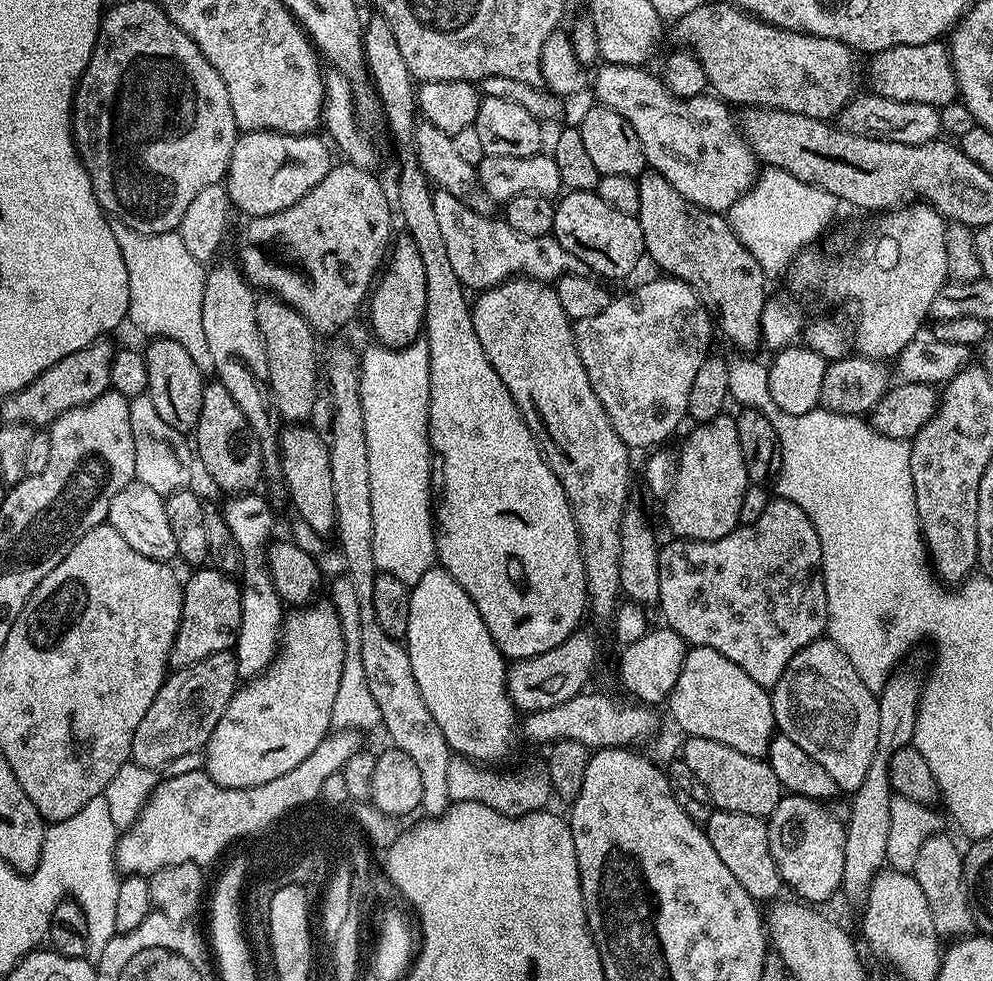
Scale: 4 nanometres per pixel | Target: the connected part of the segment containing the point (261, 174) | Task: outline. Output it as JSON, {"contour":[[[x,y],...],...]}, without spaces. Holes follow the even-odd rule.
{"contour":[[[241,131],[230,154],[226,177],[228,197],[233,207],[245,212],[245,217],[269,216],[286,206],[294,206],[332,169],[334,157],[328,153],[329,145],[319,140],[319,135],[295,136],[285,132]],[[328,147],[328,148],[327,148]]]}

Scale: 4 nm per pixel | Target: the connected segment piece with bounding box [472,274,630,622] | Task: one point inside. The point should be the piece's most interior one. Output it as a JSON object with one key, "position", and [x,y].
{"position":[528,337]}

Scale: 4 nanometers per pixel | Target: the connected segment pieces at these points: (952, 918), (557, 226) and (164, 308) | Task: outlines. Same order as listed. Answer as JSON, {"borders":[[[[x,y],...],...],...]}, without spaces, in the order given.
{"borders":[[[[942,835],[926,838],[910,872],[916,877],[918,886],[922,886],[922,894],[926,894],[936,935],[941,938],[963,938],[974,928],[972,903],[968,901],[968,887],[964,877],[964,858],[961,849],[956,849],[955,842]]],[[[565,191],[556,204],[551,235],[556,237],[566,251],[574,254],[574,258],[578,258],[589,273],[605,281],[620,280],[630,275],[639,266],[640,256],[642,260],[645,255],[639,219],[630,214],[622,214],[622,210],[614,210],[610,202],[602,202],[596,191]]],[[[111,221],[114,238],[122,250],[126,262],[126,274],[130,282],[130,302],[128,320],[148,338],[170,338],[178,342],[194,358],[201,372],[208,374],[214,369],[210,359],[210,345],[202,331],[202,290],[206,275],[205,265],[190,255],[190,250],[182,246],[179,231],[162,234],[142,234],[135,232],[122,221]]]]}

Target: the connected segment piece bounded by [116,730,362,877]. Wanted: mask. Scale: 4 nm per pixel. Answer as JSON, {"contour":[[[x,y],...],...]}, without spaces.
{"contour":[[[333,731],[325,736],[322,742],[318,742],[318,746],[314,746],[314,754],[310,754],[310,758],[302,758],[302,762],[298,762],[294,770],[282,774],[282,778],[274,778],[274,782],[262,782],[262,786],[253,788],[218,786],[218,782],[211,780],[204,770],[180,772],[169,780],[161,779],[136,821],[119,833],[116,842],[116,871],[124,876],[149,877],[166,866],[178,866],[182,862],[208,866],[208,863],[227,846],[228,842],[224,839],[226,834],[232,838],[246,838],[249,832],[268,824],[273,817],[280,818],[285,808],[291,807],[299,800],[302,799],[305,804],[311,805],[315,796],[319,797],[323,793],[326,778],[330,778],[335,772],[343,772],[346,762],[350,762],[352,756],[362,751],[360,738],[362,736],[359,731]]]}

